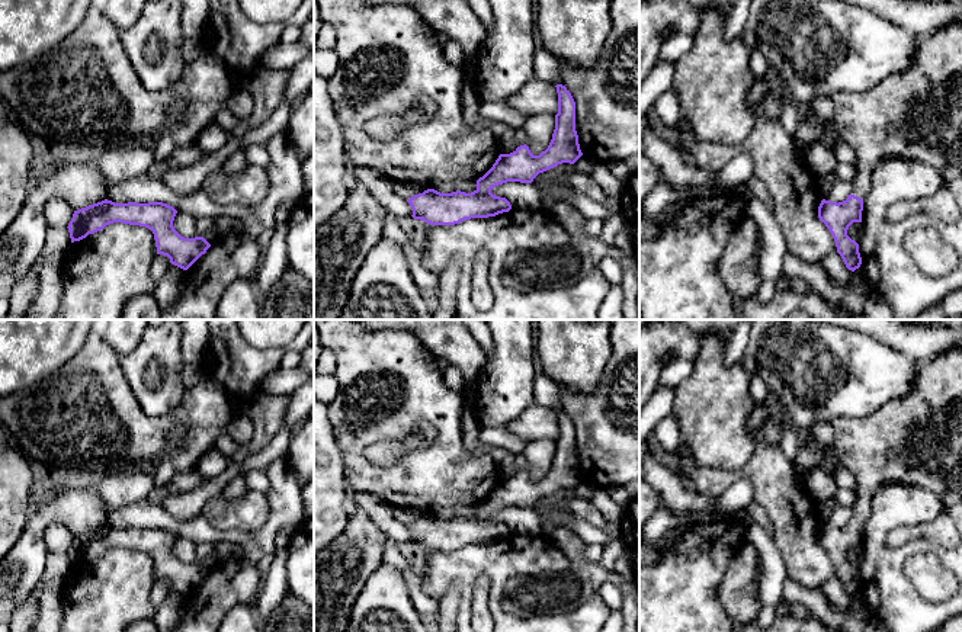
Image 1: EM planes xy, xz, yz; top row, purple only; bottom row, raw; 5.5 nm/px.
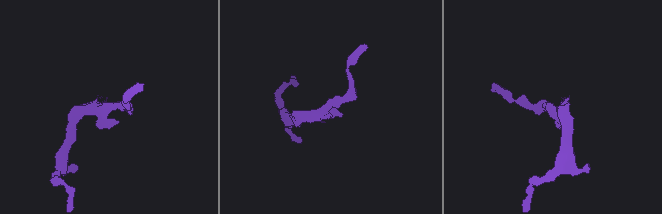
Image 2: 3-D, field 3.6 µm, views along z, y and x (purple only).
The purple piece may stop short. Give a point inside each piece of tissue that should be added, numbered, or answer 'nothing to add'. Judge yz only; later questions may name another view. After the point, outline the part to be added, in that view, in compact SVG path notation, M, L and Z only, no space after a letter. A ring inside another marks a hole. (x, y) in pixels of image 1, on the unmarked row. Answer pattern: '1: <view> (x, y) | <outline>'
1: yz (916, 440) | M962 346L918 365L913 388L904 398L885 402L875 413L838 417L831 423L834 458L849 469L857 484L852 520L865 526L870 514L870 501L885 484L905 484L927 490L942 501L943 509L962 501Z

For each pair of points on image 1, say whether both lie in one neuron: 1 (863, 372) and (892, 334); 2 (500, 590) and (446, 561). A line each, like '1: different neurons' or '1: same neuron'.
1: different neurons
2: same neuron

